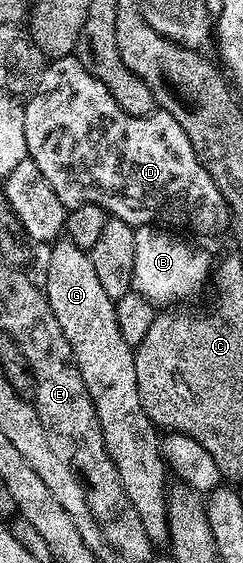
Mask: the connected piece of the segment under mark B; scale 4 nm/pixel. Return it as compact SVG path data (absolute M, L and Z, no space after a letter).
M154 224L140 225L135 229L133 239L133 279L135 280L134 292L140 293L148 301L159 307L175 307L180 303L187 303L190 297L195 296L203 287L208 284L209 274L213 269L213 260L203 249L194 249L187 241L182 241L174 232L163 227L156 227Z

